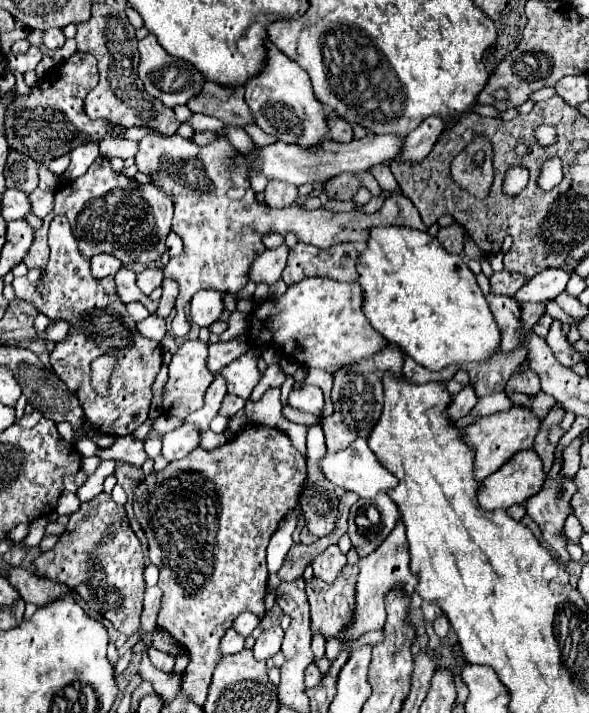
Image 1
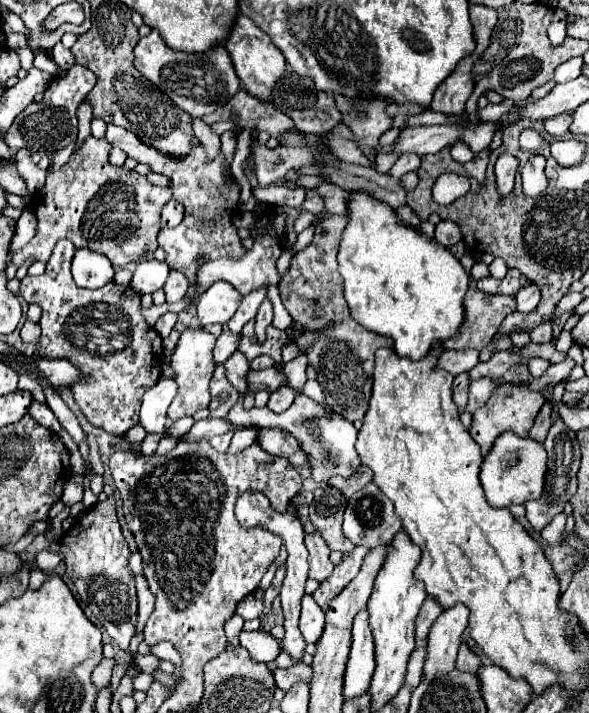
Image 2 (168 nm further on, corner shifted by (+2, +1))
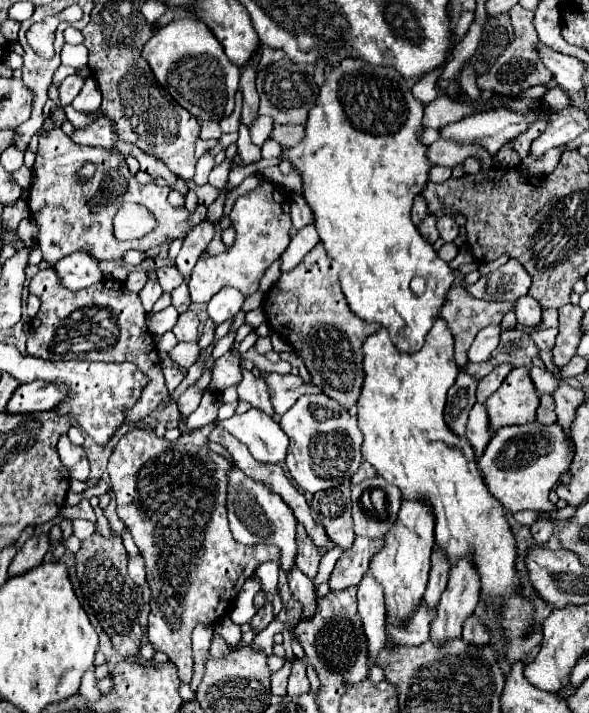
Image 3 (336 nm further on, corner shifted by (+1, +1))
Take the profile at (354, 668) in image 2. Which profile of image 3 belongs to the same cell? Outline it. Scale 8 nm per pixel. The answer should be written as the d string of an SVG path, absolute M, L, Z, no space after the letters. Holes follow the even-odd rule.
M366 573L358 585L358 613L364 623L364 631L370 647L370 661L378 651L386 645L386 607L384 607L384 591L376 579Z

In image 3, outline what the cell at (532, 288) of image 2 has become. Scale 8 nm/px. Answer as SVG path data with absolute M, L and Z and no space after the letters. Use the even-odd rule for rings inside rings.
M524 295L516 303L516 319L520 325L528 329L536 329L542 321L542 307L538 305L536 299L530 299L528 295Z

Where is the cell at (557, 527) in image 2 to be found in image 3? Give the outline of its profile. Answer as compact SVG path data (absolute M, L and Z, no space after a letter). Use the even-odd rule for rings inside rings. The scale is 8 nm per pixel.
M534 421L526 425L498 429L492 437L492 443L478 459L478 467L488 491L494 495L494 499L502 503L506 511L518 513L522 509L532 509L549 512L558 509L548 499L550 489L558 483L560 475L570 469L572 457L572 439L562 431L558 423L542 425Z

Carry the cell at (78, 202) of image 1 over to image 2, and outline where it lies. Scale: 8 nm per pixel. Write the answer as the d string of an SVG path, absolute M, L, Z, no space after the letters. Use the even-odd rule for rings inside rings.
M89 137L83 143L83 147L71 155L71 159L67 161L67 165L63 165L61 171L47 175L43 189L39 189L33 197L33 213L37 217L37 235L23 249L19 249L11 255L11 263L15 267L21 267L31 257L35 261L47 263L59 237L71 239L75 243L75 247L91 249L95 253L109 257L113 267L123 267L131 261L137 261L137 257L157 251L157 247L159 247L157 235L161 229L161 225L159 225L161 209L171 199L171 191L169 191L169 187L157 187L157 185L147 183L147 179L135 171L123 171L121 167L113 167L107 159L111 149L113 149L113 145L107 139Z

